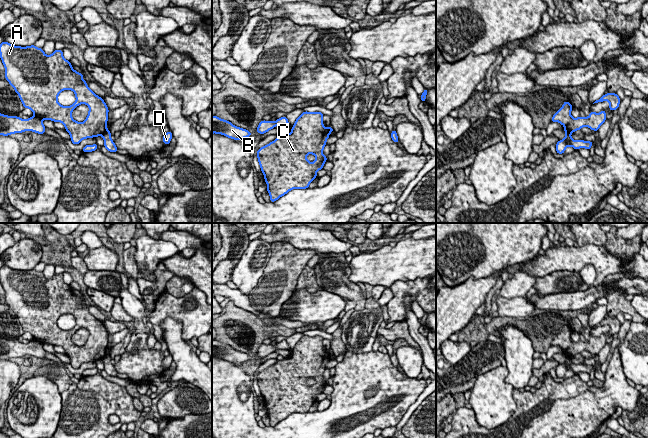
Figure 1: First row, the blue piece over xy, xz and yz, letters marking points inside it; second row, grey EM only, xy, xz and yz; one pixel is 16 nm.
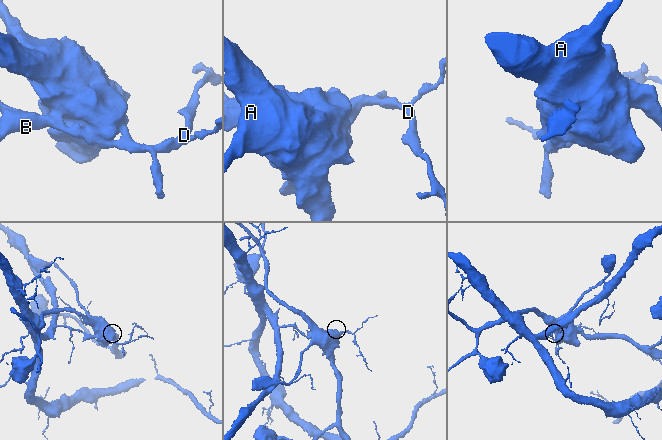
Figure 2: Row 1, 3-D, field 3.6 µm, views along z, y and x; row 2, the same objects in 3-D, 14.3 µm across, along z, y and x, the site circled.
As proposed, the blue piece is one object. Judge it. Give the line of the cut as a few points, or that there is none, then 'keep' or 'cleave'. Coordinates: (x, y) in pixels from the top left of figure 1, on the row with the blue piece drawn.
cut xy (35, 115), (42, 119); cleave

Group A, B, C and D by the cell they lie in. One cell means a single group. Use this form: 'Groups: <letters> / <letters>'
Groups: A C / B D

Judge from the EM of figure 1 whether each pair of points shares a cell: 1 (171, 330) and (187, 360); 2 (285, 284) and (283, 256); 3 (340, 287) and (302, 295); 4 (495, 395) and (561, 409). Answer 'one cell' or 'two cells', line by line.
1: one cell
2: one cell
3: two cells
4: two cells

